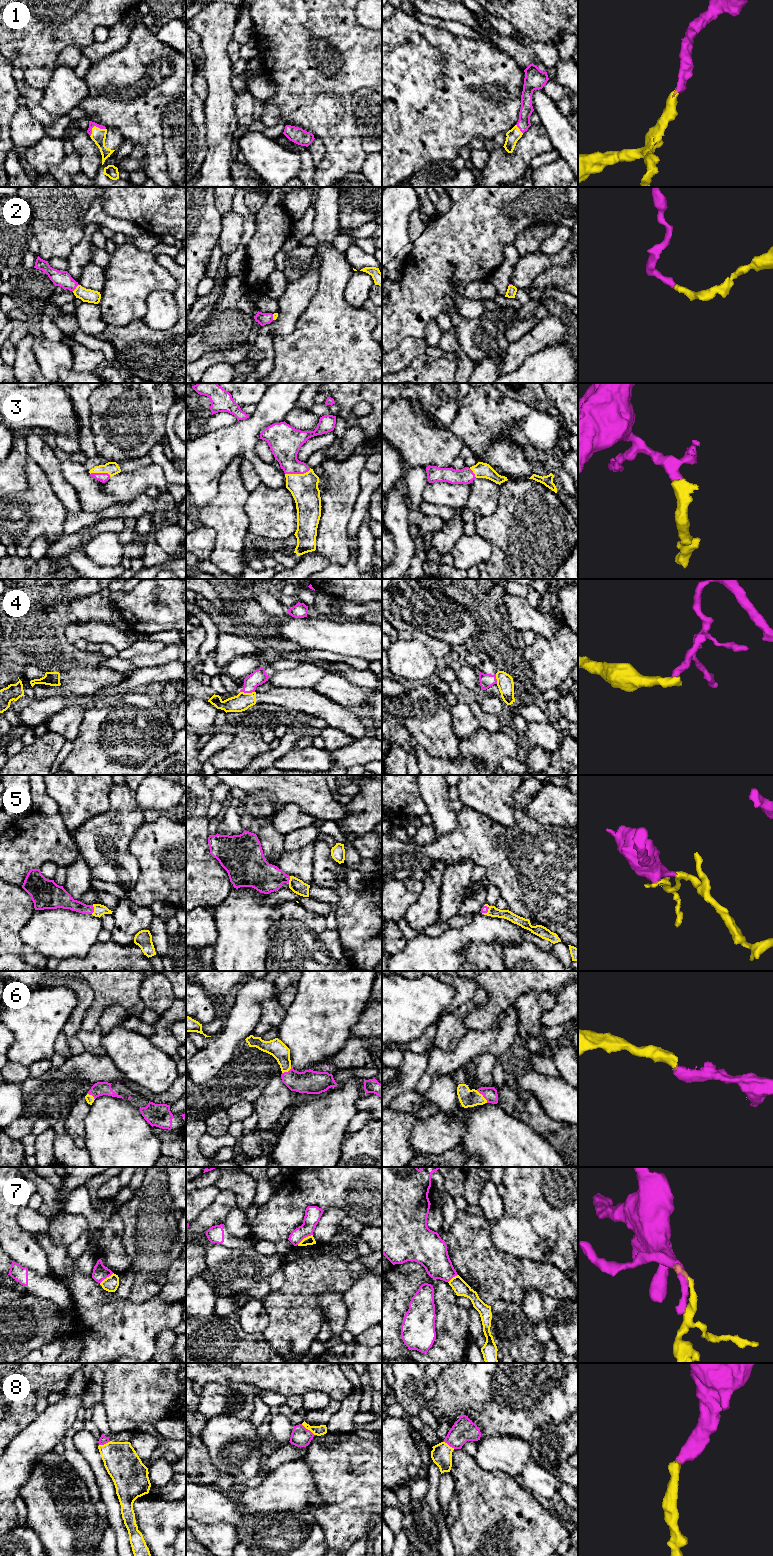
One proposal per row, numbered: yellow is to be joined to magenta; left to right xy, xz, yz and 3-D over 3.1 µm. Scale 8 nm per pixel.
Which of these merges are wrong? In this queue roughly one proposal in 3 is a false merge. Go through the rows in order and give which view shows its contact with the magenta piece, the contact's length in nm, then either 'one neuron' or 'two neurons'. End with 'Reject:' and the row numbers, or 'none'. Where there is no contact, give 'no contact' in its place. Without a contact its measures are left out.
1: meets magenta in xy; contact 140 nm long; one neuron
2: meets magenta in xy; contact 80 nm long; one neuron
3: meets magenta in xz; contact 220 nm long; one neuron
4: meets magenta in xz; contact 120 nm long; two neurons
5: meets magenta in xy; contact 70 nm long; one neuron
6: meets magenta in yz; contact 140 nm long; one neuron
7: meets magenta in xz; contact 150 nm long; two neurons
8: meets magenta in xz; contact 140 nm long; one neuron
Reject: 4, 7

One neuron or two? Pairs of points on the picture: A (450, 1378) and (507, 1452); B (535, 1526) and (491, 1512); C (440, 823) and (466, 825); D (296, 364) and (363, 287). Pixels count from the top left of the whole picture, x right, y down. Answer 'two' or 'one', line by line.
A: two
B: one
C: two
D: two

